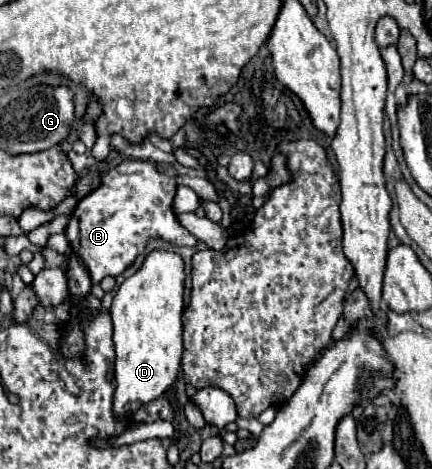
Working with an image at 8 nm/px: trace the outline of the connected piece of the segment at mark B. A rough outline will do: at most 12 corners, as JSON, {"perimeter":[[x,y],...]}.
{"perimeter":[[151,161],[113,167],[77,203],[65,237],[93,283],[123,273],[151,237],[197,245],[171,211],[206,178]]}

